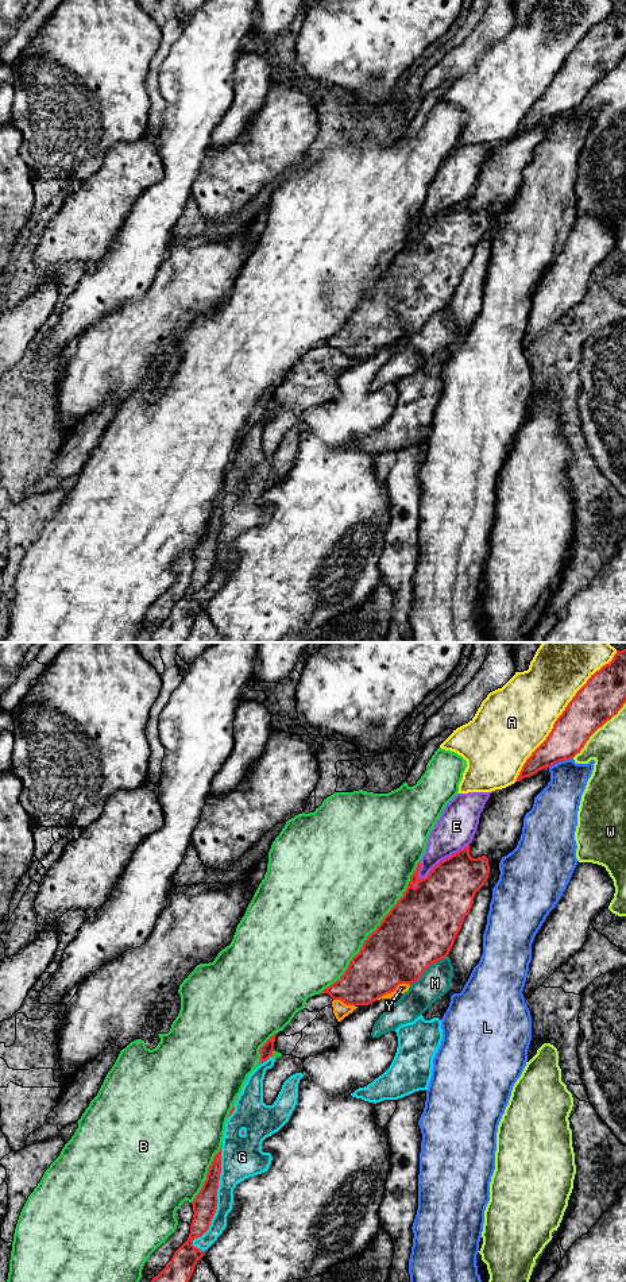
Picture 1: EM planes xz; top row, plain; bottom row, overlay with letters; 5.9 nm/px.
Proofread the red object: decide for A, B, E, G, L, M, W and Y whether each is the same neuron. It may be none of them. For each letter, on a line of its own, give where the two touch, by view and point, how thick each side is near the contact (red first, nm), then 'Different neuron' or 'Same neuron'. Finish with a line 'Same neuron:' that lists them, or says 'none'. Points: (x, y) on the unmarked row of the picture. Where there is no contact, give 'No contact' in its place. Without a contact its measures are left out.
A: Touches red at xz (561, 66). Thickness 260 nm (red) against 400 nm. Different neuron
B: Touches red at xz (377, 281). Thickness 420 nm (red) against 480 nm. Different neuron
E: Touches red at xz (443, 212). Thickness 340 nm (red) against 240 nm. Different neuron
G: Touches red at xz (216, 552). Thickness 140 nm (red) against 190 nm. Different neuron
L: Touches red at xz (560, 112). Thickness 220 nm (red) against 240 nm. Different neuron
M: Touches red at xz (427, 320). Thickness 420 nm (red) against 180 nm. Different neuron
W: Touches red at xz (598, 80). Thickness 260 nm (red) against 220 nm. Different neuron
Y: Touches red at xz (393, 343). Thickness 380 nm (red) against 60 nm. Different neuron
Same neuron: none

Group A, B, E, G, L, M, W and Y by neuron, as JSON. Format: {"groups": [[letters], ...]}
{"groups": [["A"], ["B"], ["E"], ["G"], ["L"], ["M", "Y"], ["W"]]}

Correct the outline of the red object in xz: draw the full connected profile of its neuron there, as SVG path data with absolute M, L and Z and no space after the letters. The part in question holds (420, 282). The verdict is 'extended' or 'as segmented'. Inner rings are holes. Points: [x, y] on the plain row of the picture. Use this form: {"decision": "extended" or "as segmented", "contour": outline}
{"decision": "as segmented", "contour": "M470 197L440 213L425 231L418 231L421 215L410 228L403 248L364 293L344 327L321 345L347 358L368 358L391 345L399 336L418 333L434 314L445 310L459 286L476 244L488 231L486 208L472 211Z"}

